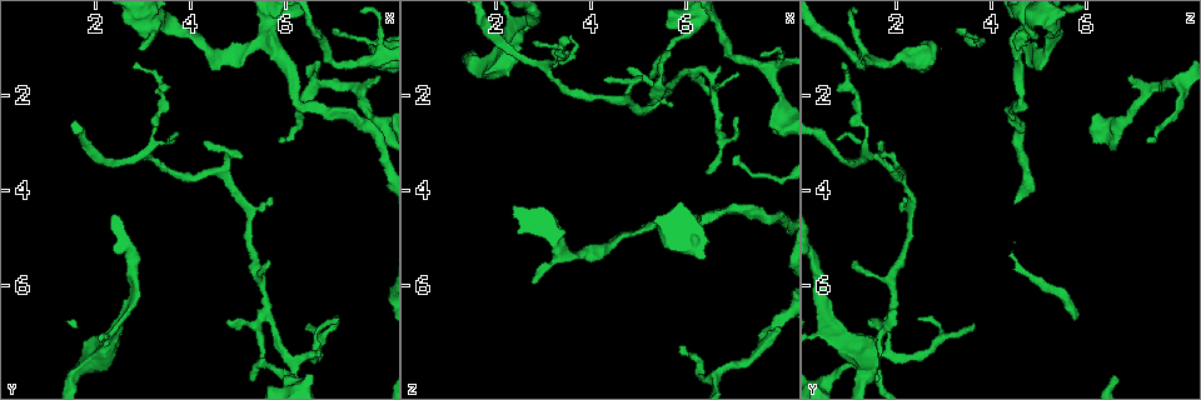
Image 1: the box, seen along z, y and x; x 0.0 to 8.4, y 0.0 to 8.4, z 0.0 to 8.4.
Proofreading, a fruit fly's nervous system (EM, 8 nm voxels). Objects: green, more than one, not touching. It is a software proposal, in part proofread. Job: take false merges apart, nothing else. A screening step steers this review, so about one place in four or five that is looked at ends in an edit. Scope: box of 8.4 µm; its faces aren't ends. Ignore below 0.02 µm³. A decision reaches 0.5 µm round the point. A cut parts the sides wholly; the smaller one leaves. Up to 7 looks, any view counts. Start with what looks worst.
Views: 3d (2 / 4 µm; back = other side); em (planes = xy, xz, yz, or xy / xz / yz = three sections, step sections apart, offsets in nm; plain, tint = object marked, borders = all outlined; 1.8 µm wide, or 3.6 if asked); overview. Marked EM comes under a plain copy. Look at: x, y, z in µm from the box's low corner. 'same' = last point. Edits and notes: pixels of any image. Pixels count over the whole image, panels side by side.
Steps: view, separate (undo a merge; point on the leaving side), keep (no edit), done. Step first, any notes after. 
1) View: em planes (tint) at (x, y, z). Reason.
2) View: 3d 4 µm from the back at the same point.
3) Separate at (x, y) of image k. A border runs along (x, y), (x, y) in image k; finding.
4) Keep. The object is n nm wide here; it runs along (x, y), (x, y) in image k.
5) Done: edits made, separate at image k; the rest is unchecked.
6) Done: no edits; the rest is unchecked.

View: 3d 2 µm at (5.55, 6.65, 1.90). Three arms meet.

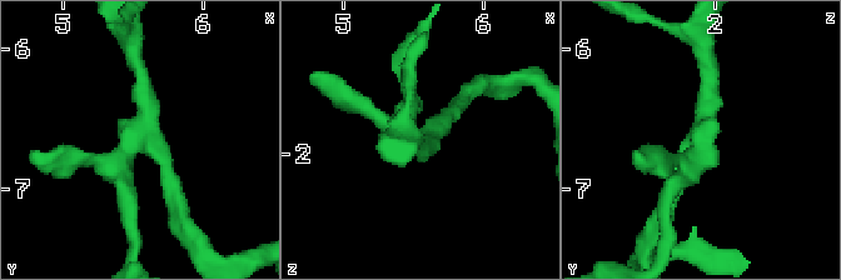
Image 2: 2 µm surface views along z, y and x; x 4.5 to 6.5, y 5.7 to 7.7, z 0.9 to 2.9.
View: em xz step 8 (tint) at (5.56, 6.62, 1.90).

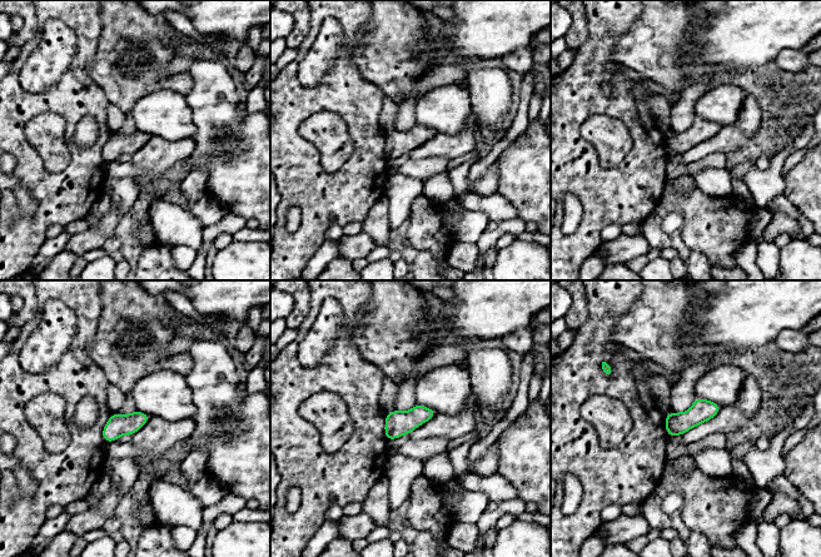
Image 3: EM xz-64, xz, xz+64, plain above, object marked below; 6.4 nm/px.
View: em planes (borders) at the same point.

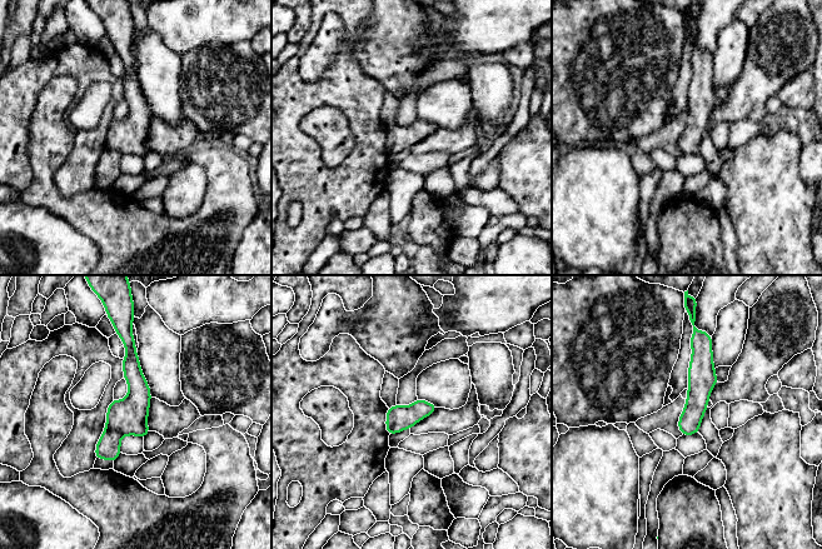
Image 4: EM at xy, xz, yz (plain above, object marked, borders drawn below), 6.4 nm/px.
Separate at (108, 447) of image 4. A border runs along (106, 427), (123, 434) in image 4; two neurons meet here.

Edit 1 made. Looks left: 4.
View: overview.

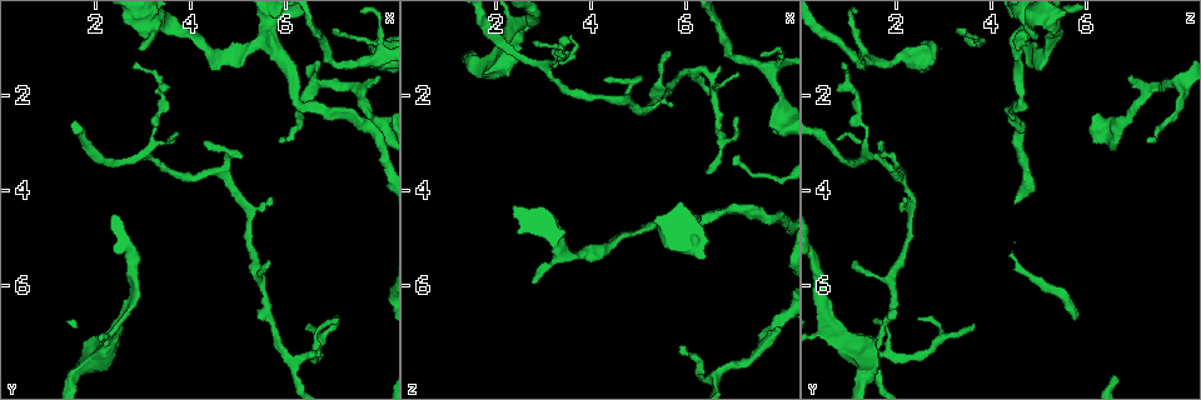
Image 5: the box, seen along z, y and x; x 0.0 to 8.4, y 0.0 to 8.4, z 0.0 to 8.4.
View: em planes (borders) at (7.05, 1.35, 1.20). Sharp bend.

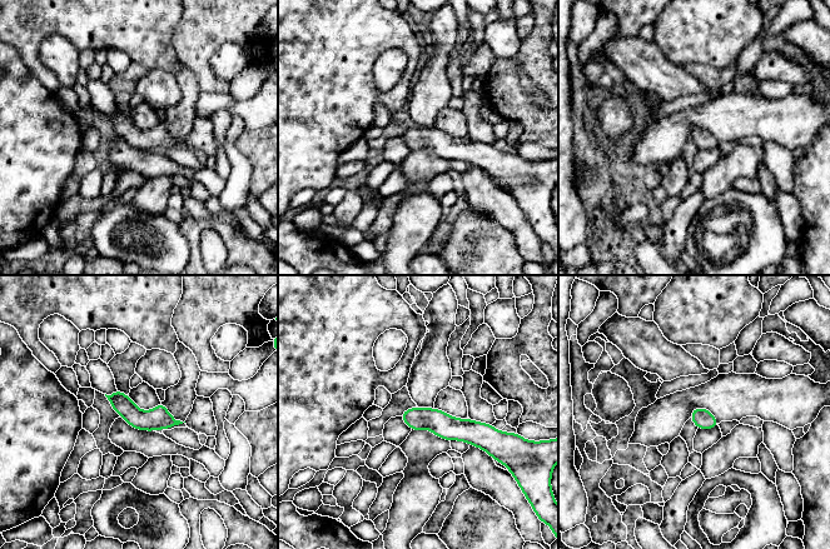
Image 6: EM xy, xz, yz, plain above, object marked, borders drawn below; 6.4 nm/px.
Keep. The object is 120 nm wide here; it runs along (404, 415), (491, 434) in image 6; one neuron here.

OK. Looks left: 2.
Done: edits made, separate at image 4; the rest is unchecked.

